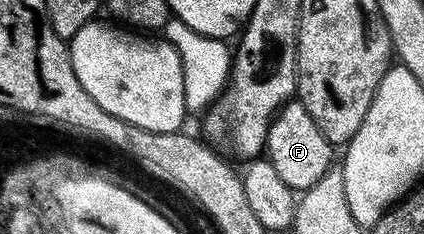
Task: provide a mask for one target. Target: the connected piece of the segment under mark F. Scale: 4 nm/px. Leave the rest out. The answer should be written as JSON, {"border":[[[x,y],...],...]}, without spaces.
{"border":[[[300,101],[286,102],[275,112],[267,131],[264,155],[276,168],[276,173],[280,173],[284,185],[291,187],[294,192],[307,191],[316,185],[316,181],[320,181],[320,177],[324,177],[335,162],[334,151],[324,133],[320,133],[316,121],[312,121],[312,113],[308,113]]]}

